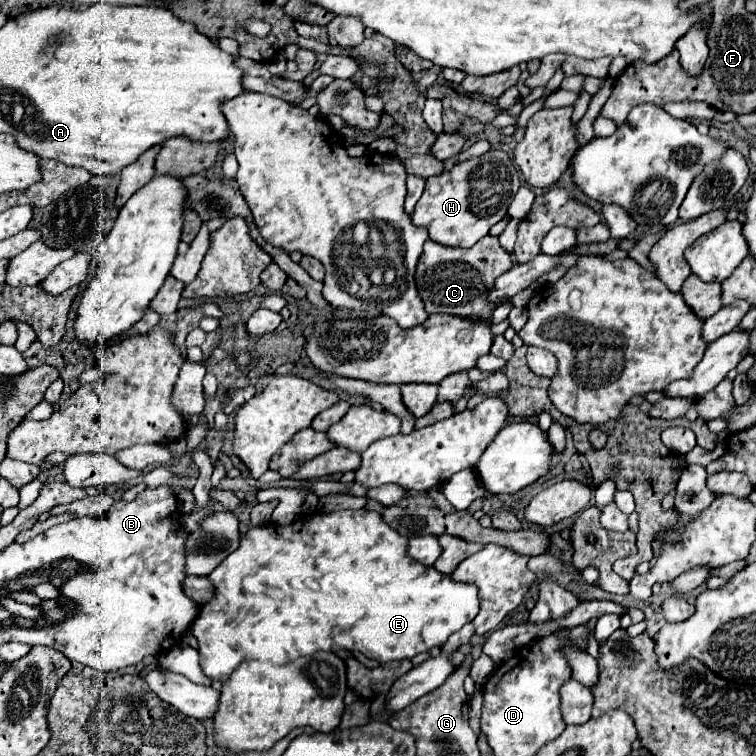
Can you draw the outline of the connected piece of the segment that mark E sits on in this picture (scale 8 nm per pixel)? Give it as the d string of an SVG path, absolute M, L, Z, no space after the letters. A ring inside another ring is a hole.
M343 510L341 514L311 514L305 518L297 518L289 526L275 526L267 524L265 528L251 528L243 538L241 544L235 552L231 552L211 574L209 580L215 586L215 596L201 608L199 616L193 622L193 634L199 640L199 658L201 658L201 668L205 676L211 680L225 682L229 674L245 660L267 660L273 664L287 664L299 656L309 656L319 650L359 650L367 658L377 660L377 662L389 662L389 660L403 660L403 658L413 658L419 652L429 652L431 648L439 648L447 642L447 638L457 632L463 624L471 622L477 612L479 612L479 588L463 582L455 582L449 576L441 576L435 568L427 568L423 564L415 564L407 556L407 538L401 538L393 528L383 524L383 518L379 512L369 512L369 510Z

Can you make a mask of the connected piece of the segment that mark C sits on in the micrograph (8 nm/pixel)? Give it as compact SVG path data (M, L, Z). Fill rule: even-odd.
M485 236L479 240L479 244L467 250L447 248L435 244L433 240L427 240L417 264L415 284L427 314L477 314L481 318L489 318L495 310L495 304L487 300L487 292L493 288L495 278L507 272L511 266L511 254L499 246L499 240L495 236Z

